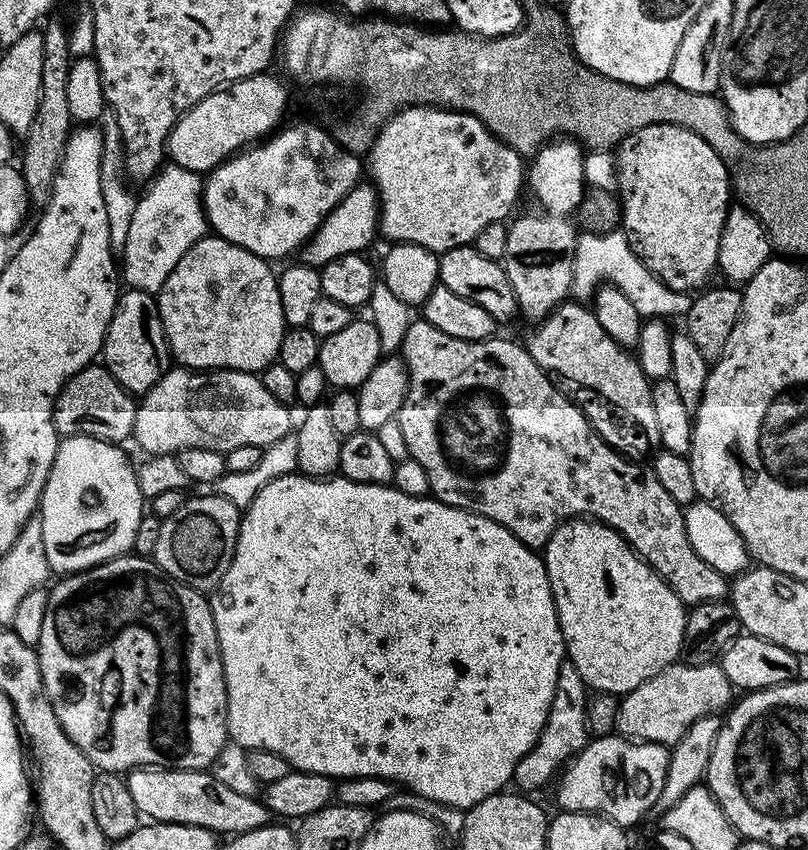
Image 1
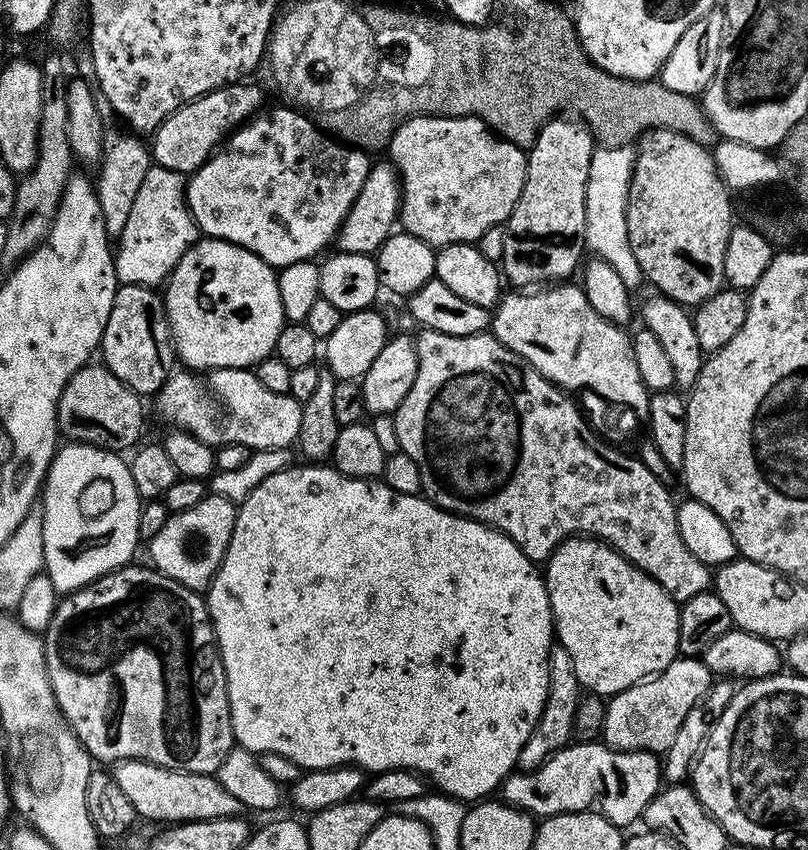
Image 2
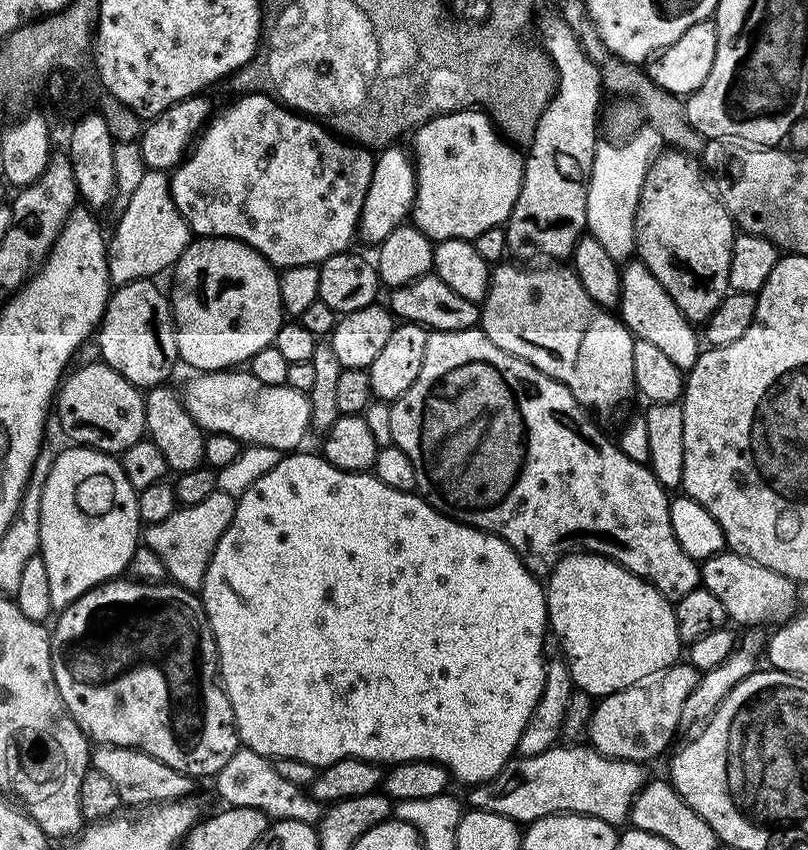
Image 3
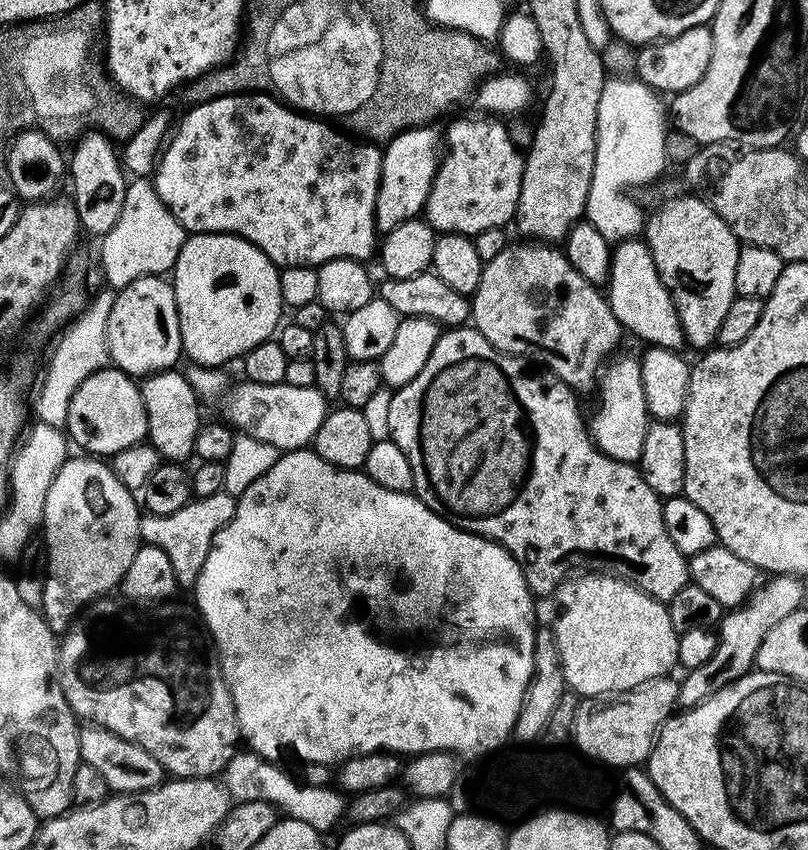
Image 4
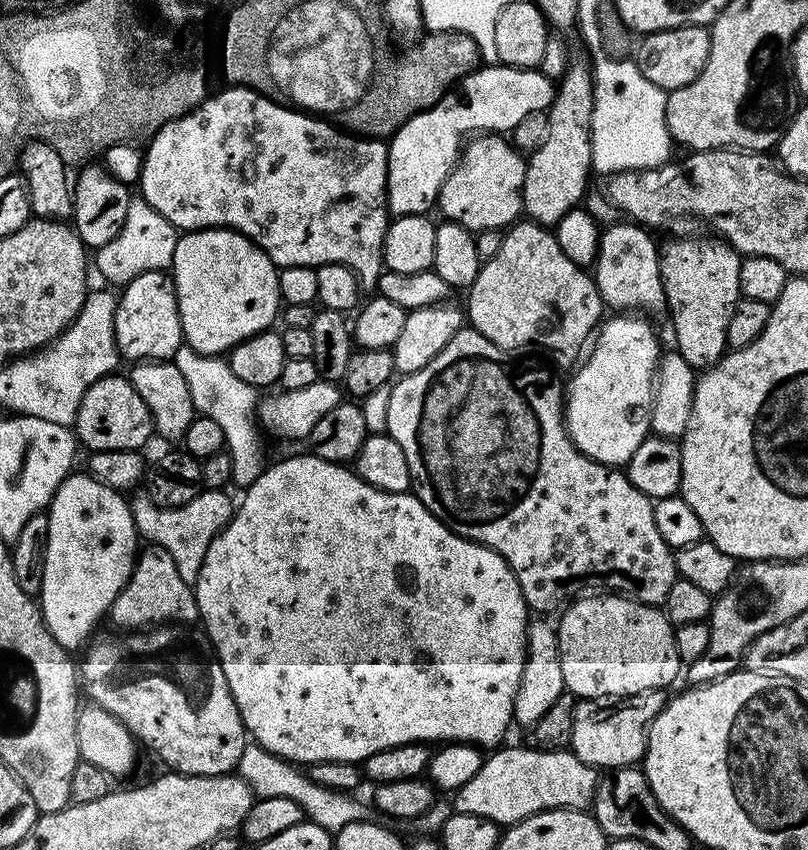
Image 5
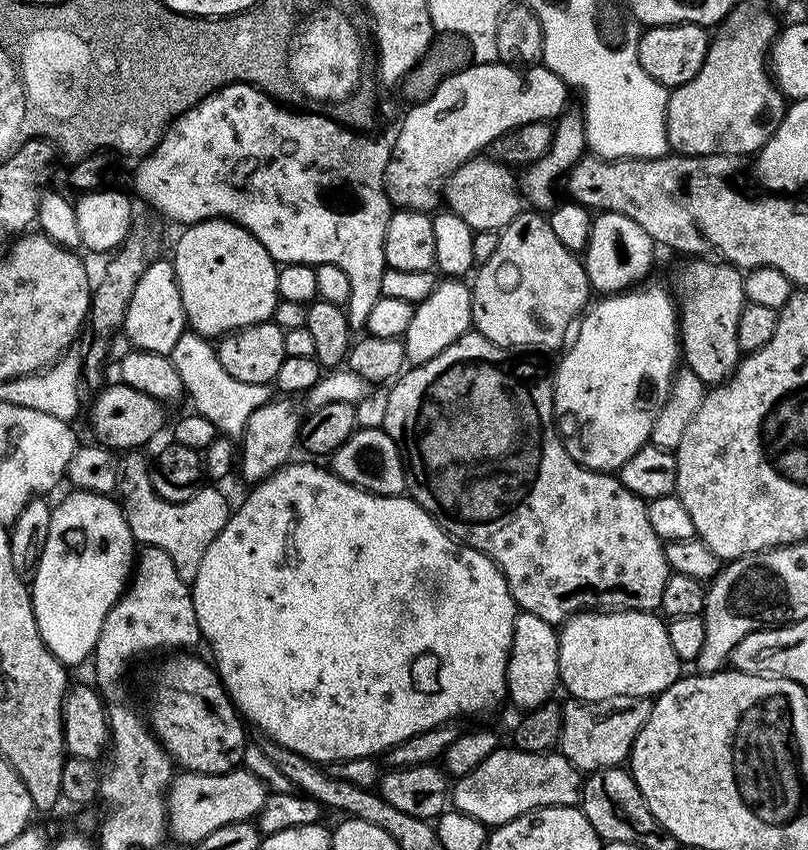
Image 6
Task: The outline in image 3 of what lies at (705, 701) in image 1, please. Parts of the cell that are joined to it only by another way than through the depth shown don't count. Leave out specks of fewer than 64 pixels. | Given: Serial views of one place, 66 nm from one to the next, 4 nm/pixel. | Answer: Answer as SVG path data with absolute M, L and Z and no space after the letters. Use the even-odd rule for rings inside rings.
M677 662L649 680L603 697L592 715L587 743L602 755L615 760L649 762L662 755L671 746L672 739L678 736L682 706L699 681L700 673L693 664Z

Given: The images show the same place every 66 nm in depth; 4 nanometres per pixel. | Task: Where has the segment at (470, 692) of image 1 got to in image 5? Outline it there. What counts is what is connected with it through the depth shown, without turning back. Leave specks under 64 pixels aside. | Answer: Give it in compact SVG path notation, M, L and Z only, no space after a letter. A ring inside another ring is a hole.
M311 454L269 463L258 479L243 489L241 496L244 497L235 505L232 519L210 542L210 550L206 550L194 591L211 651L222 666L222 674L226 674L244 731L255 743L283 760L307 766L323 760L360 764L370 754L378 754L378 750L403 744L459 742L492 750L503 741L500 739L514 724L514 698L528 656L530 609L512 567L501 556L450 531L422 506L415 494L383 492L370 486L351 467L326 462Z

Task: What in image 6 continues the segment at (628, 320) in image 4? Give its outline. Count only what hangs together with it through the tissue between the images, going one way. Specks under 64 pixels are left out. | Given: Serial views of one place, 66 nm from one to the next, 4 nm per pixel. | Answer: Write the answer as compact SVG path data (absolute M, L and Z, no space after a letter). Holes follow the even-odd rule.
M600 212L592 221L588 245L582 253L589 289L593 293L600 292L596 294L611 294L637 287L649 279L648 271L652 268L655 250L657 251L650 234L646 234L646 230L638 226L638 222L626 218L626 214Z

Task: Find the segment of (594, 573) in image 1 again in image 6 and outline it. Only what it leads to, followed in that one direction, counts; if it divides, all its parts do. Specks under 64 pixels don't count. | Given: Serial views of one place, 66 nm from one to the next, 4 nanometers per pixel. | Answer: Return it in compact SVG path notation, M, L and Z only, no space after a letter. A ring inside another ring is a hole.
M577 612L564 621L558 635L560 684L574 700L605 700L619 696L655 698L682 675L682 662L678 654L674 654L674 646L670 646L667 623L656 612Z

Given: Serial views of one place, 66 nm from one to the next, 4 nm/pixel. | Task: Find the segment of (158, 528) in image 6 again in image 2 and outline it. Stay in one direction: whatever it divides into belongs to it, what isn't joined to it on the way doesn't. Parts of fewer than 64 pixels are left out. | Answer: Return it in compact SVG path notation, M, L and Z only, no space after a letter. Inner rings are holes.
M206 494L202 502L198 502L198 506L171 513L166 526L162 526L162 530L158 530L158 534L154 534L154 538L146 544L156 571L161 572L163 576L174 578L187 588L207 589L220 568L222 558L226 554L226 546L230 546L236 510L237 505L226 497Z

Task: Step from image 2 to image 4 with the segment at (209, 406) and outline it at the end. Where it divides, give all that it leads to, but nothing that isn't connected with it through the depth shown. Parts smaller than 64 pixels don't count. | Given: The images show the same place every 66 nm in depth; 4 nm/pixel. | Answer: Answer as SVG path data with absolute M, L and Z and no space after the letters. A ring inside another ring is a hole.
M245 379L236 389L223 397L223 419L237 433L244 433L268 442L279 450L306 448L318 434L318 426L328 416L330 400L315 386L289 384L259 384Z

